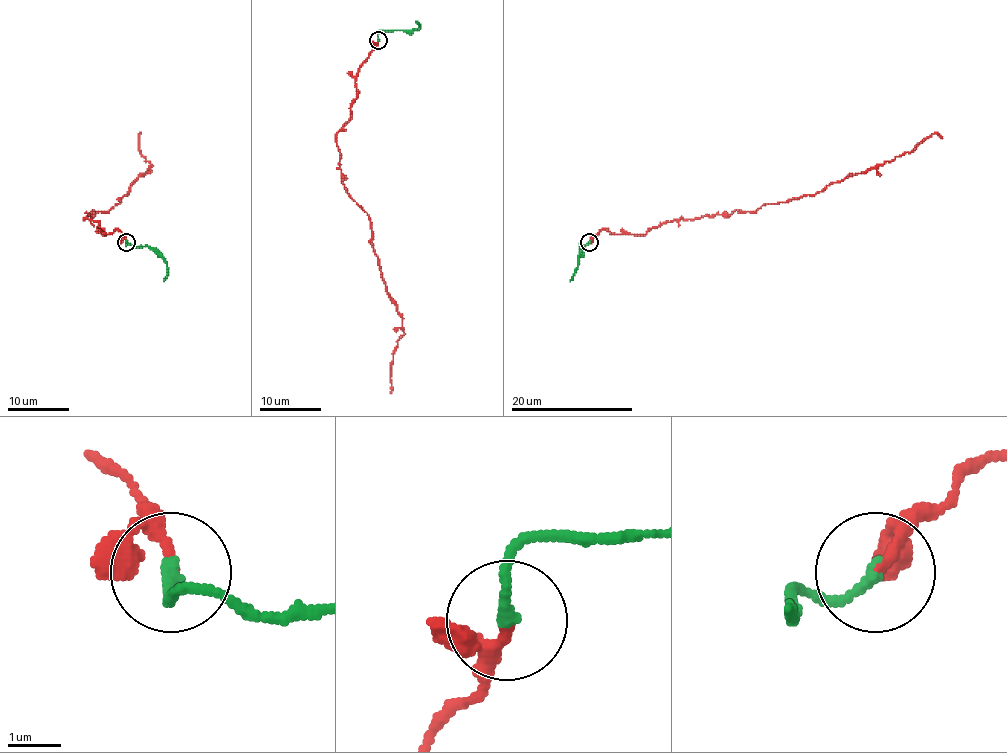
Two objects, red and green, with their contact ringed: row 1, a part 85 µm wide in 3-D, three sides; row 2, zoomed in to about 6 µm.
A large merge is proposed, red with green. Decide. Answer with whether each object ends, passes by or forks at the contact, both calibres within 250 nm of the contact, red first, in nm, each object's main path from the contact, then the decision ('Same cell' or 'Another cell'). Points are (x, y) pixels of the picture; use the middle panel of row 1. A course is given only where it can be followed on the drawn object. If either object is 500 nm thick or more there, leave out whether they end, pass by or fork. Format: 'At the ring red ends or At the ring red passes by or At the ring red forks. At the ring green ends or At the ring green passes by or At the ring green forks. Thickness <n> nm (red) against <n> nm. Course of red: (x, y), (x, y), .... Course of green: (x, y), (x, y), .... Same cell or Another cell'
At the ring red ends. At the ring green ends. Thickness 200 nm (red) against 240 nm. Course of red: (378, 41), (335, 141), (341, 182), (368, 216), (385, 291), (402, 318), (390, 393). Course of green: (378, 41), (381, 32), (419, 29), (416, 21). Same cell

